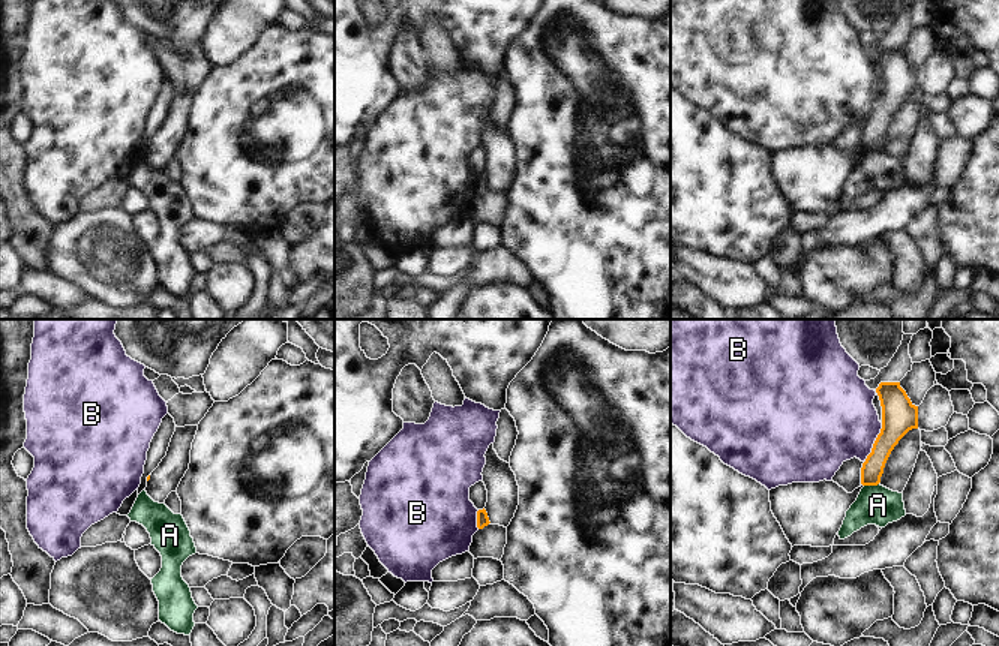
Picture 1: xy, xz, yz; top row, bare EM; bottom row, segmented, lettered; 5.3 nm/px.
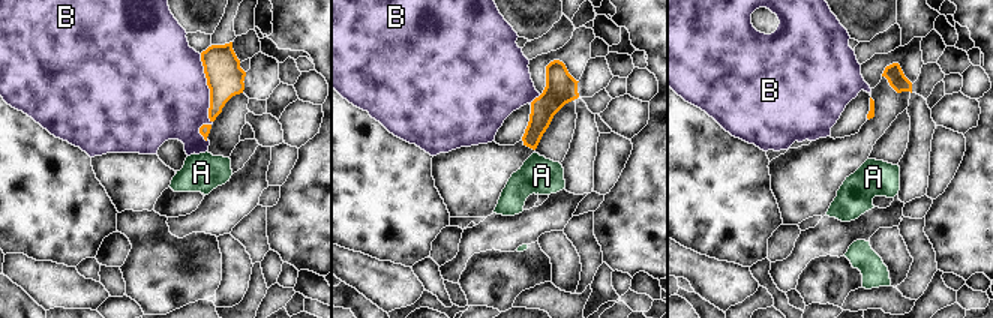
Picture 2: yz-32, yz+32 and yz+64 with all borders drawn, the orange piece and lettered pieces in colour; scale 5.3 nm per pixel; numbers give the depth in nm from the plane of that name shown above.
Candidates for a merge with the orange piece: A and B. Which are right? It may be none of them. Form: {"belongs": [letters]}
{"belongs": []}

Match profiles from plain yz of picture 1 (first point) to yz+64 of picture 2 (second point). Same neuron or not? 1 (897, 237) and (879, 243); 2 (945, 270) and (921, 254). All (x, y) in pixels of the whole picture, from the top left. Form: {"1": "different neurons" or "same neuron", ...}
{"1": "same neuron", "2": "different neurons"}

